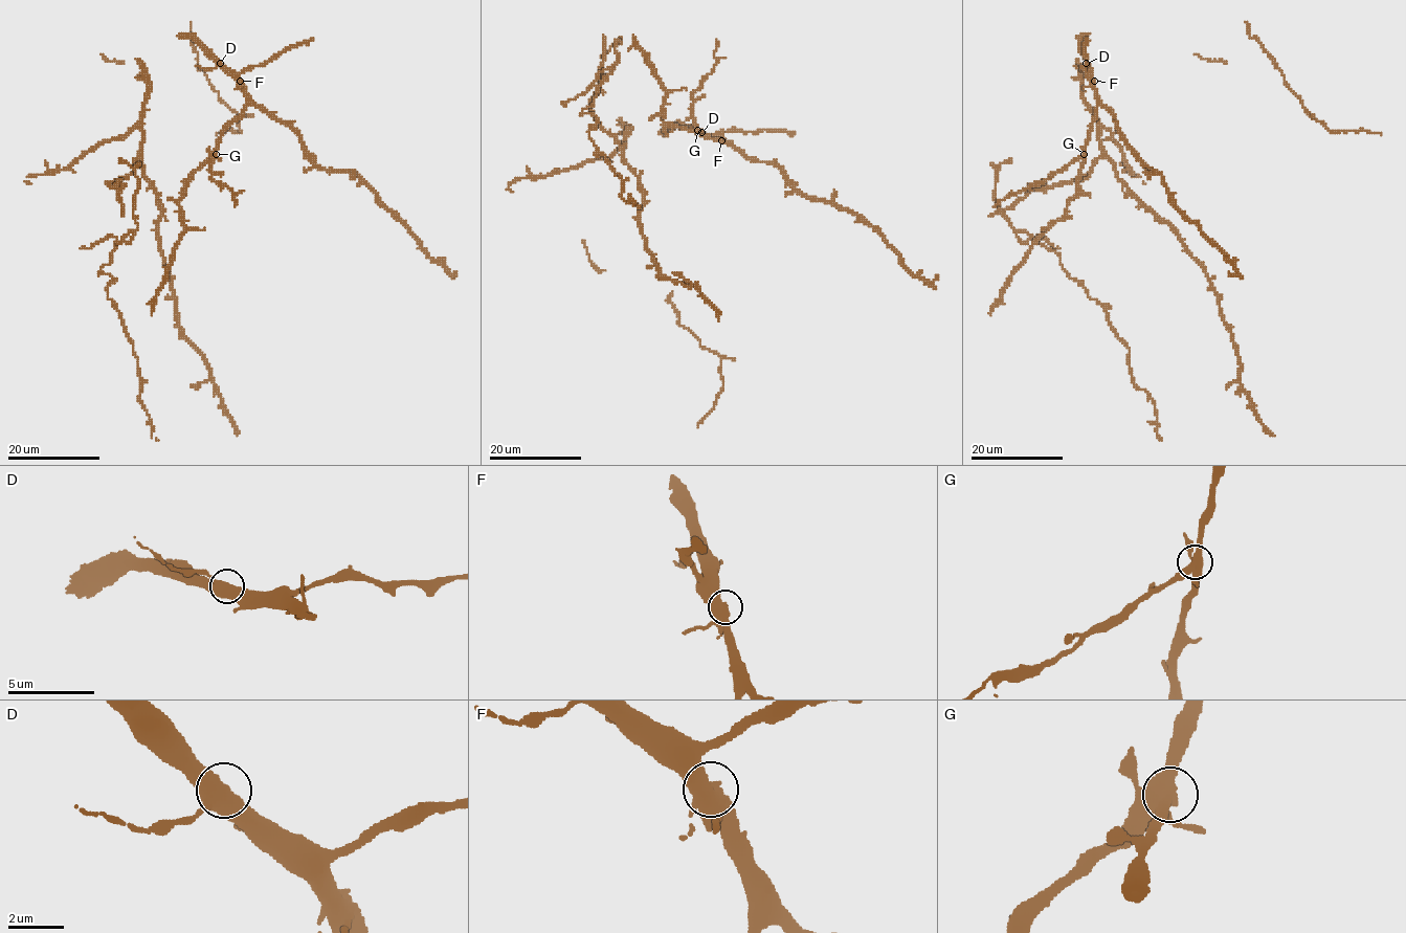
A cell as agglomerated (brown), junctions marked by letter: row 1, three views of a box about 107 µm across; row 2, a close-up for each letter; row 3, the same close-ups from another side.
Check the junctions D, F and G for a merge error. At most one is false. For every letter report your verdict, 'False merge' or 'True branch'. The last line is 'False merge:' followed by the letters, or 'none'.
D: True branch
F: True branch
G: False merge
False merge: G

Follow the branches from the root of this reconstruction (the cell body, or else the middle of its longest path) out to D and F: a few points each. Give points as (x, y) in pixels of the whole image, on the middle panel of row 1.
D: (699, 132), (727, 143), (708, 138), (701, 132)
F: (699, 132), (721, 140)

